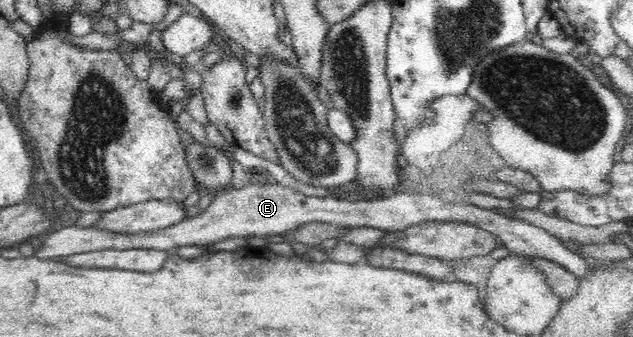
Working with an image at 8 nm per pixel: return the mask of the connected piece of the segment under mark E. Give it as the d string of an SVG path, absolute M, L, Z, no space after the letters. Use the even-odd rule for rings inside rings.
M259 176L251 184L245 182L240 189L233 187L219 194L215 194L206 211L188 219L183 219L173 226L155 230L153 232L137 232L137 234L117 234L108 230L99 230L91 227L76 227L70 221L60 230L53 231L42 239L42 245L34 249L33 257L41 260L53 258L53 256L71 256L81 252L93 252L113 248L115 250L131 250L131 248L151 248L155 250L169 250L173 246L199 246L213 245L225 238L237 238L237 236L260 236L269 235L288 236L294 228L306 222L328 222L336 226L361 228L369 226L379 230L405 230L421 222L462 222L484 228L494 234L514 254L537 257L551 260L569 270L577 278L592 273L591 261L577 253L567 249L563 242L546 230L533 224L521 222L511 217L505 217L487 208L481 208L473 204L447 203L441 198L428 192L412 193L399 191L388 194L387 197L375 199L361 199L349 201L337 197L305 196L301 192L285 187L281 184L271 185L265 176Z

